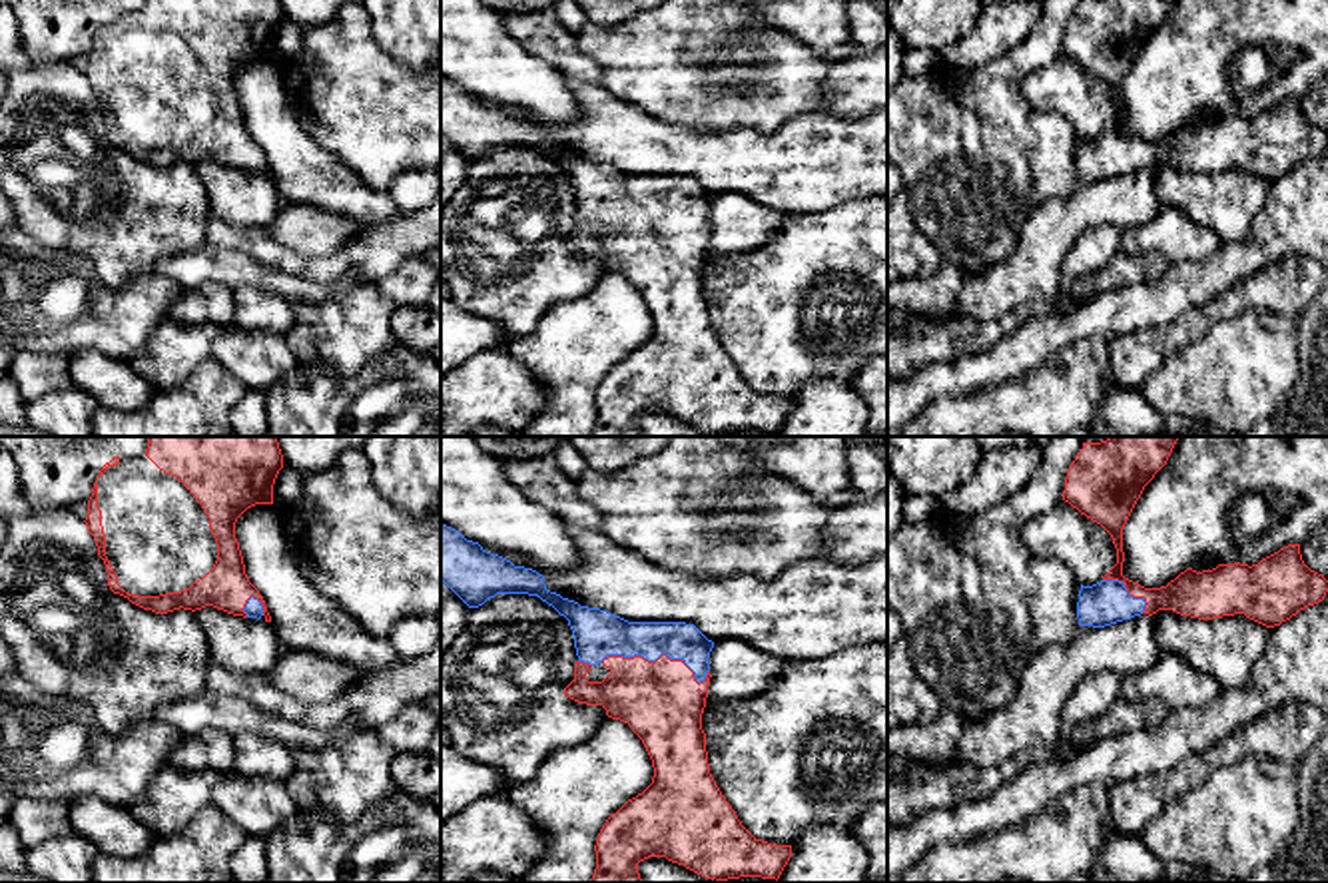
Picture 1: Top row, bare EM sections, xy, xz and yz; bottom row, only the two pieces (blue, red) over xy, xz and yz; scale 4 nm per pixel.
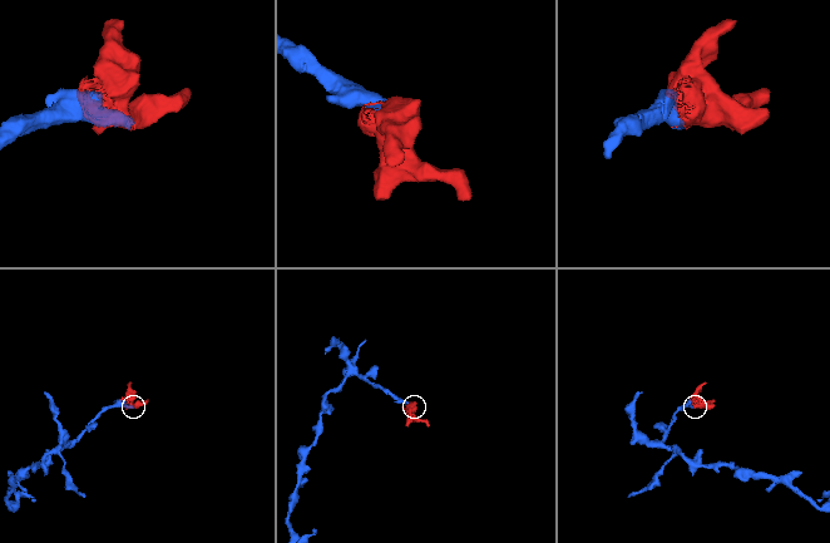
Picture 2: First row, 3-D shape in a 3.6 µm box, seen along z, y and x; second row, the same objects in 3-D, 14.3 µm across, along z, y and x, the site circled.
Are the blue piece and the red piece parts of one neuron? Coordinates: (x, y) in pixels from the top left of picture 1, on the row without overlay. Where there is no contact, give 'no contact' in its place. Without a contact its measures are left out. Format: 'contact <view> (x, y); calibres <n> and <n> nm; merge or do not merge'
contact xz (657, 212); calibres 190 and 320 nm; merge

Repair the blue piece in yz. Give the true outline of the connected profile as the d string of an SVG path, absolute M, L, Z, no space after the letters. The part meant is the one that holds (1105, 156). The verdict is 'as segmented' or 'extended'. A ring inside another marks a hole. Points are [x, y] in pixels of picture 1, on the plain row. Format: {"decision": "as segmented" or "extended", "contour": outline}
{"decision": "extended", "contour": "M1083 0L1065 32L1063 54L1101 78L1117 102L1117 118L1093 140L1079 144L1079 179L1105 181L1141 167L1172 163L1212 173L1244 167L1274 181L1324 153L1328 134L1310 124L1300 98L1288 98L1258 118L1186 122L1161 142L1123 130L1123 82L1145 40L1166 18L1174 0Z"}

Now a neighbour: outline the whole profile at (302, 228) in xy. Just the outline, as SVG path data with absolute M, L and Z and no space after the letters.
M283 201L277 217L265 227L281 247L303 257L325 257L361 233L361 225L343 213L311 203Z

